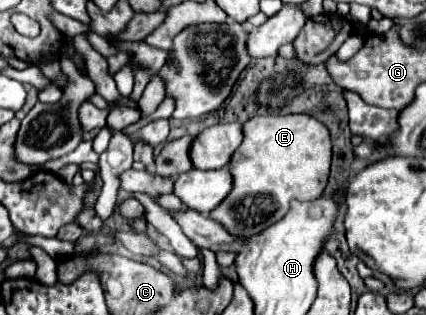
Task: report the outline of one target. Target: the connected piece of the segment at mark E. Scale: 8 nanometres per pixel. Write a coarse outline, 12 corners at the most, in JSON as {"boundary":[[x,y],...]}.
{"boundary":[[307,114],[253,116],[209,214],[235,238],[317,200],[329,130]]}

